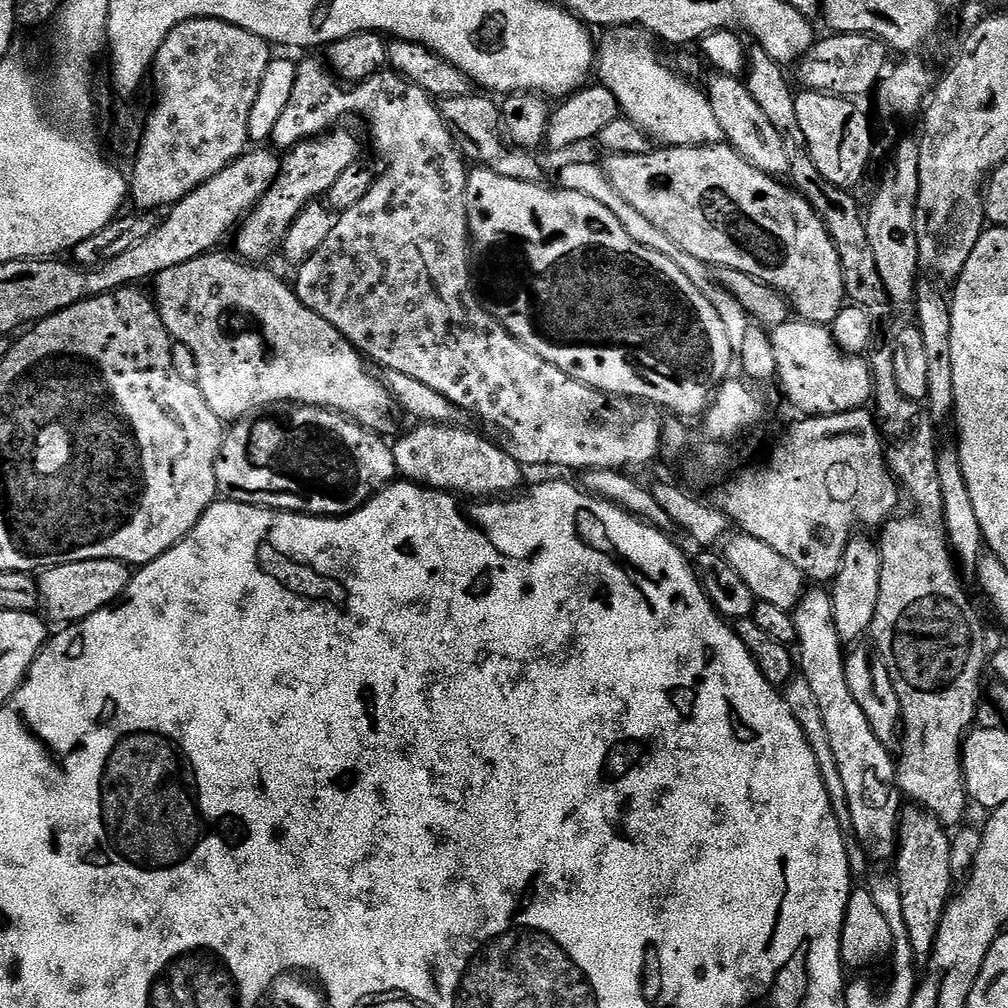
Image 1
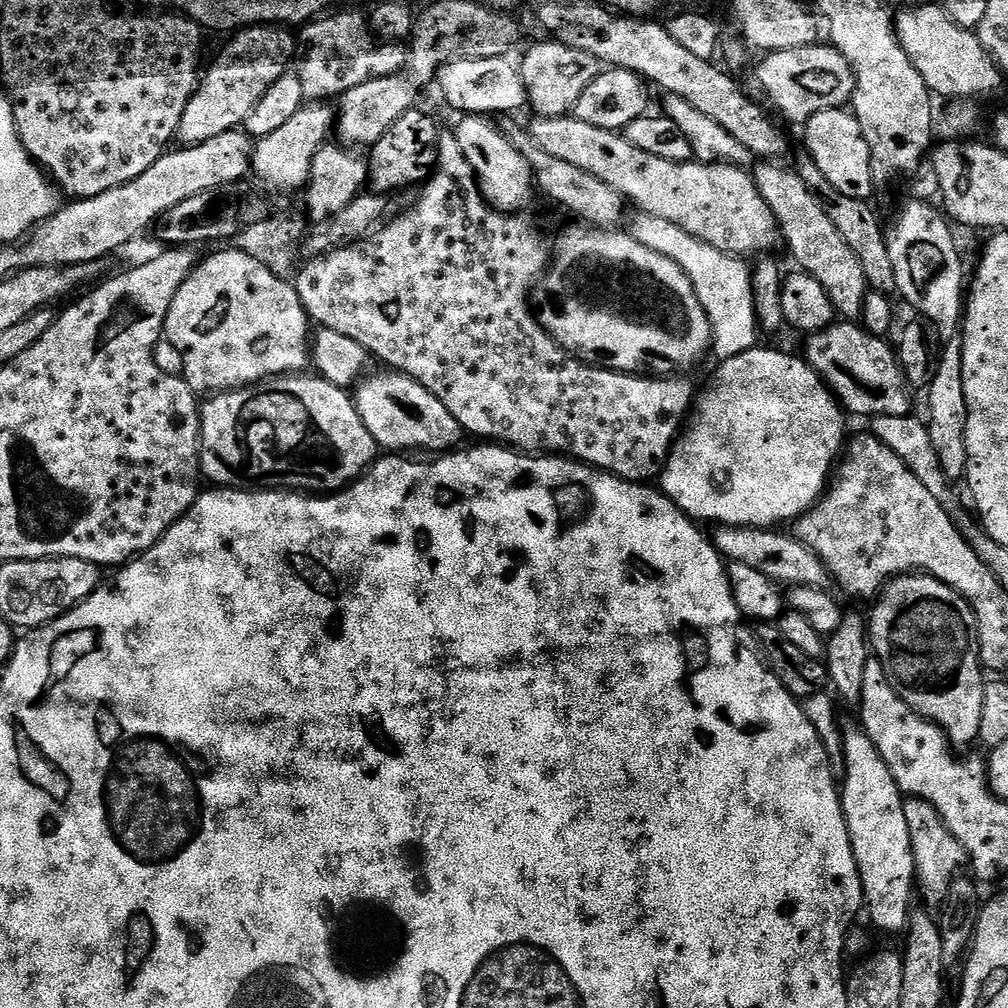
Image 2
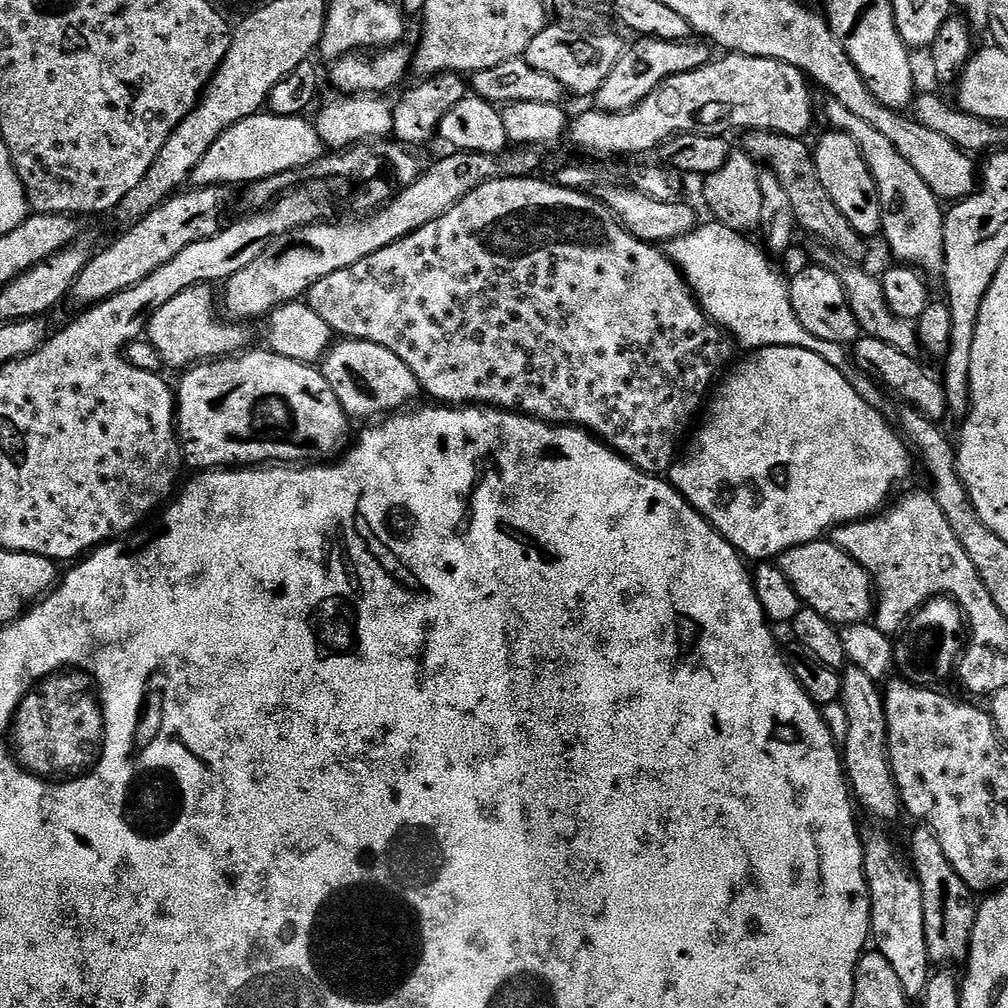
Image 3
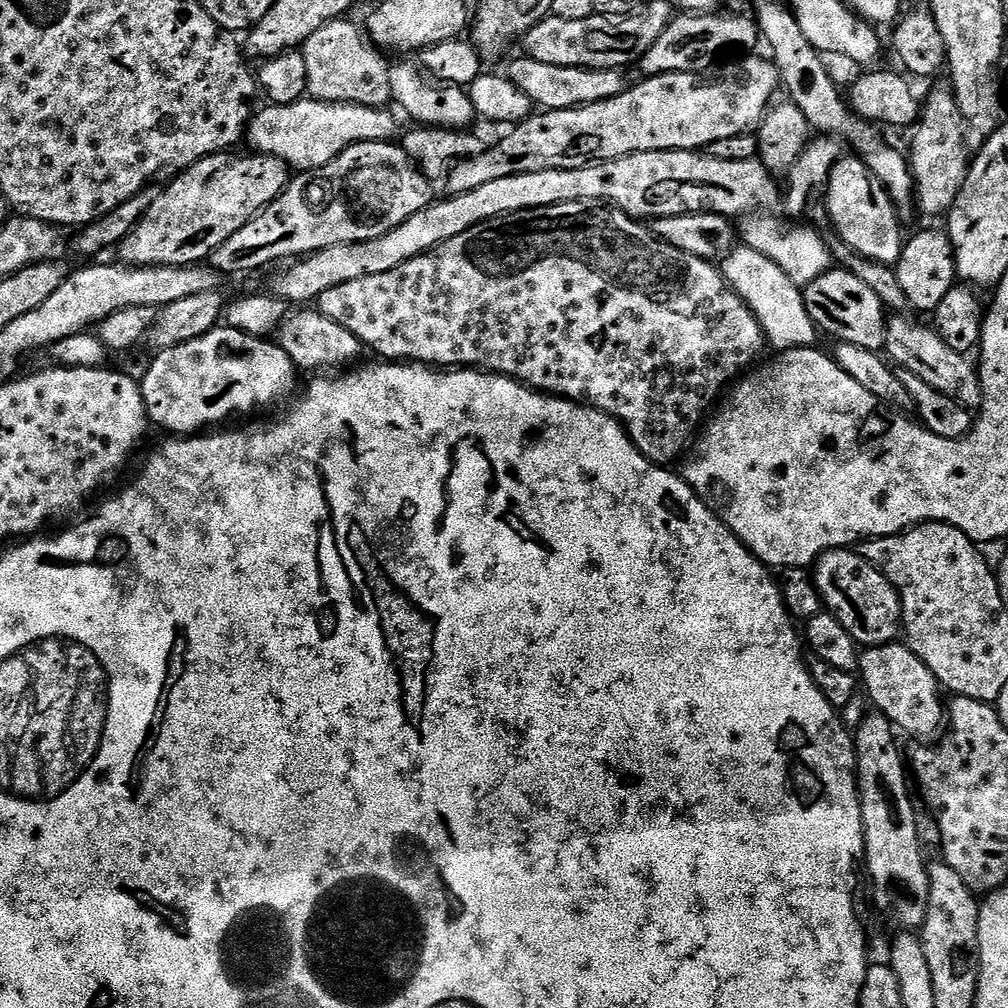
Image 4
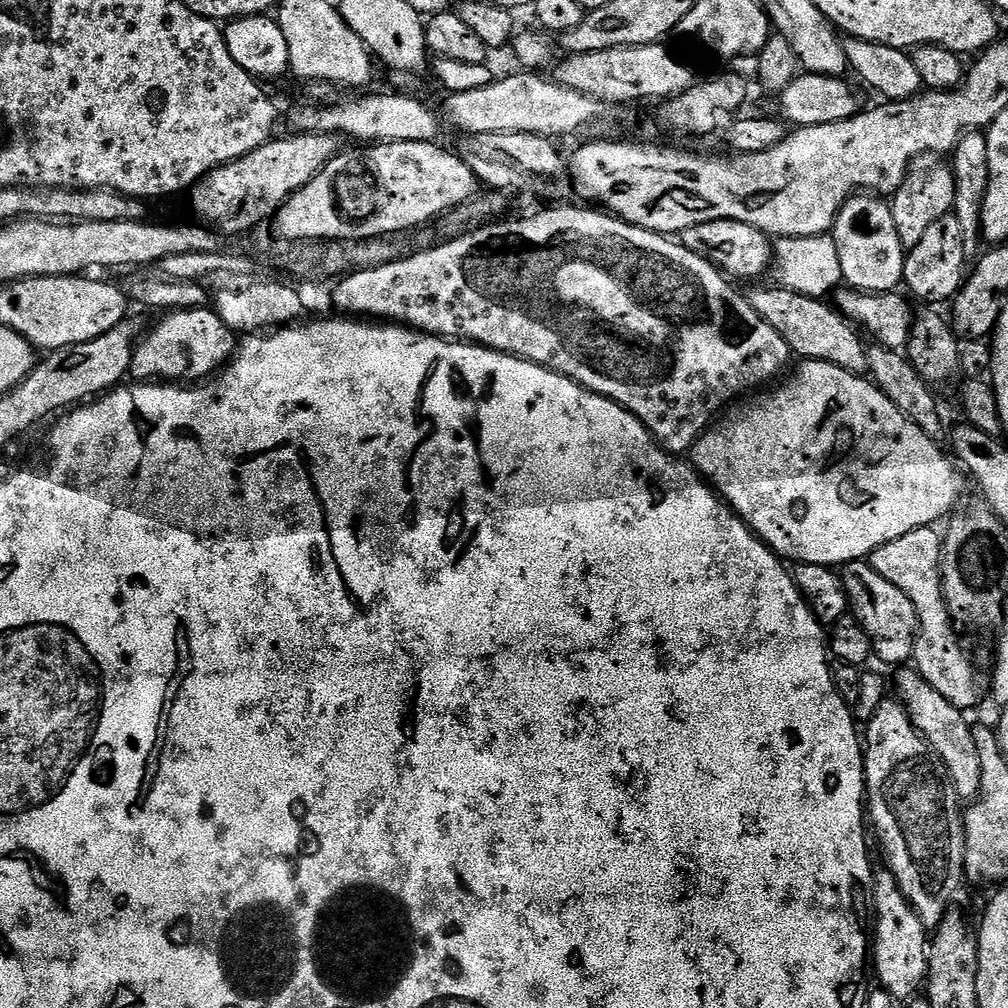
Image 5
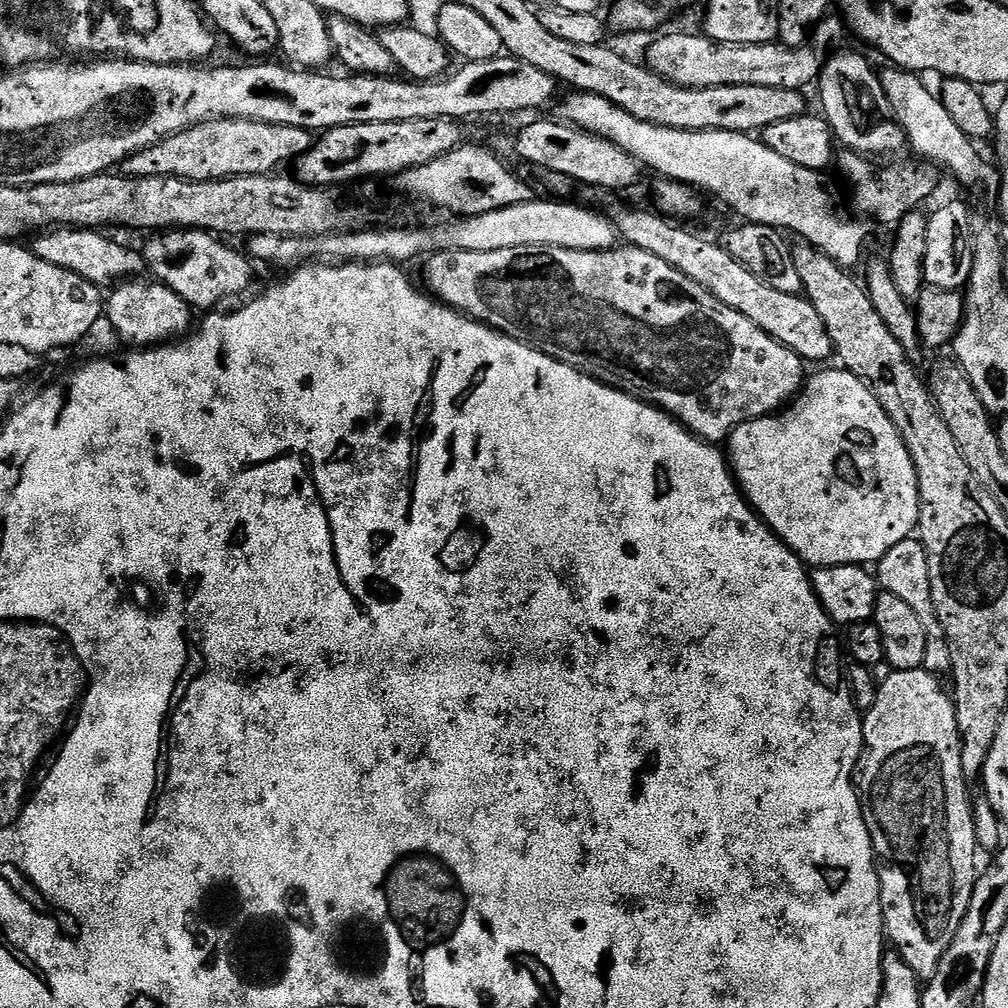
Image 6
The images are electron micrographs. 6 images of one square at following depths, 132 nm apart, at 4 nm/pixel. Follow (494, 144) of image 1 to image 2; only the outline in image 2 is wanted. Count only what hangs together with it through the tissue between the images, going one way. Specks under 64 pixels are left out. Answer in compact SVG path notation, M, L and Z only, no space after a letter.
M512 124L506 128L506 135L512 141L514 147L526 158L526 162L532 167L534 173L534 184L537 189L544 191L548 200L561 204L568 212L577 216L577 221L588 226L597 226L605 230L616 230L621 227L624 220L624 208L626 201L614 186L606 186L602 178L594 178L594 174L586 174L579 166L570 166L563 158L554 158L554 154L548 154L532 140L532 133L527 127L519 128Z

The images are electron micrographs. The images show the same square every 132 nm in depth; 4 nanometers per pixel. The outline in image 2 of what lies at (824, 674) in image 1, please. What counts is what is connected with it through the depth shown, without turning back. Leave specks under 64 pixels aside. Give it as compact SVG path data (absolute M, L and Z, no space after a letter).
M863 727L843 729L844 734L844 770L842 773L842 803L844 817L848 823L850 842L854 850L854 862L858 866L858 874L864 887L866 912L872 915L872 924L884 932L903 933L909 925L909 917L914 911L912 895L918 892L916 882L916 863L910 846L910 829L906 826L904 813L905 797L896 784L894 774L890 774L890 766L878 754L878 746L870 742Z

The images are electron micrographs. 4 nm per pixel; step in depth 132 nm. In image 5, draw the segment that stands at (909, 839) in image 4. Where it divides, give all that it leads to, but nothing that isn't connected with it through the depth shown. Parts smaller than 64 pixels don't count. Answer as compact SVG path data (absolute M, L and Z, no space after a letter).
M890 871L875 873L872 881L872 908L874 935L870 940L870 956L874 961L874 972L876 968L876 976L880 979L879 987L895 1000L911 1001L919 993L916 991L925 987L928 979L929 929L924 927Z

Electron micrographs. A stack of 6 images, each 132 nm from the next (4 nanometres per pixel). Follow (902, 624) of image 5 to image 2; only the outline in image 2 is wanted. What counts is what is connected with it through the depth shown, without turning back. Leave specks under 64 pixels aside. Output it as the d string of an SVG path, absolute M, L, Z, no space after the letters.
M721 524L711 533L713 546L728 562L743 562L745 566L754 566L754 570L762 570L772 580L782 586L814 586L827 589L830 584L828 567L805 546L797 536L784 533L784 530L771 528L739 528L729 524Z

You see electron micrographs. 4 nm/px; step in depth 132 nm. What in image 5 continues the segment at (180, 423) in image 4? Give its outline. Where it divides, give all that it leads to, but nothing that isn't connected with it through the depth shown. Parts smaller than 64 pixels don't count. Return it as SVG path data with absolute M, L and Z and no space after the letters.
M211 307L182 308L165 316L149 336L147 333L137 343L130 373L133 381L204 382L215 377L235 356L237 333Z

